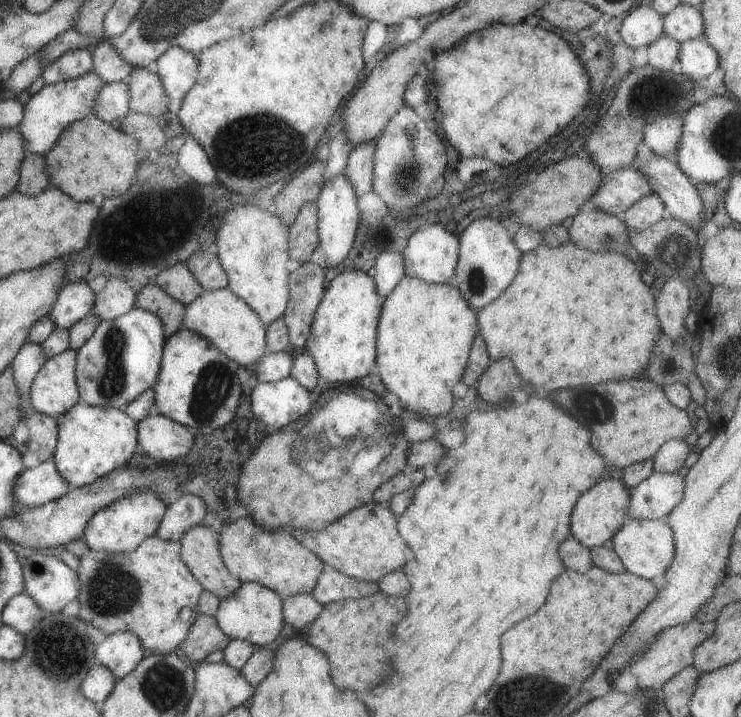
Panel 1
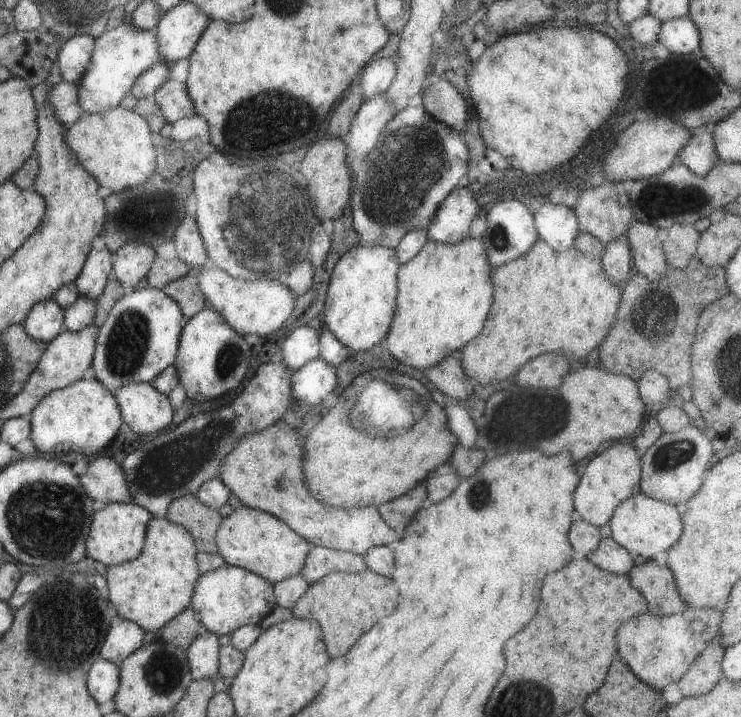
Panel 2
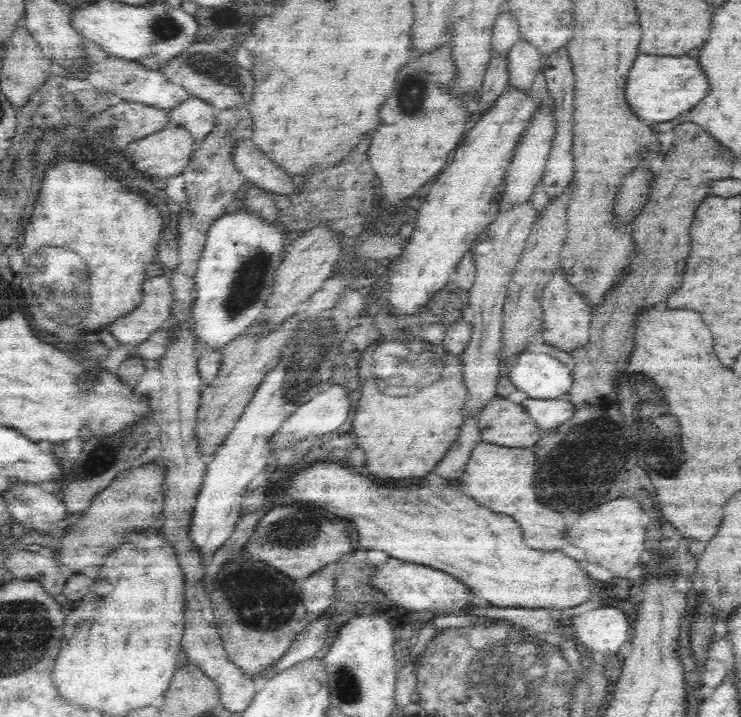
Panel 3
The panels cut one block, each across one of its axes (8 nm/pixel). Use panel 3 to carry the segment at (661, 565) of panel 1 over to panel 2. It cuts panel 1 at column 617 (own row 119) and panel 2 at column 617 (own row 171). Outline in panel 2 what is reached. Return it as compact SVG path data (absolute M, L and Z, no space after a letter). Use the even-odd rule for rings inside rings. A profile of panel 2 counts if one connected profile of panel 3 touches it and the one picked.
M635 494L635 496L623 500L615 508L615 512L609 520L609 528L611 528L611 538L615 544L625 548L629 554L639 556L641 560L651 562L653 556L657 556L659 552L665 552L669 546L673 546L677 542L677 538L681 534L681 520L679 520L675 506L651 500L643 494Z

